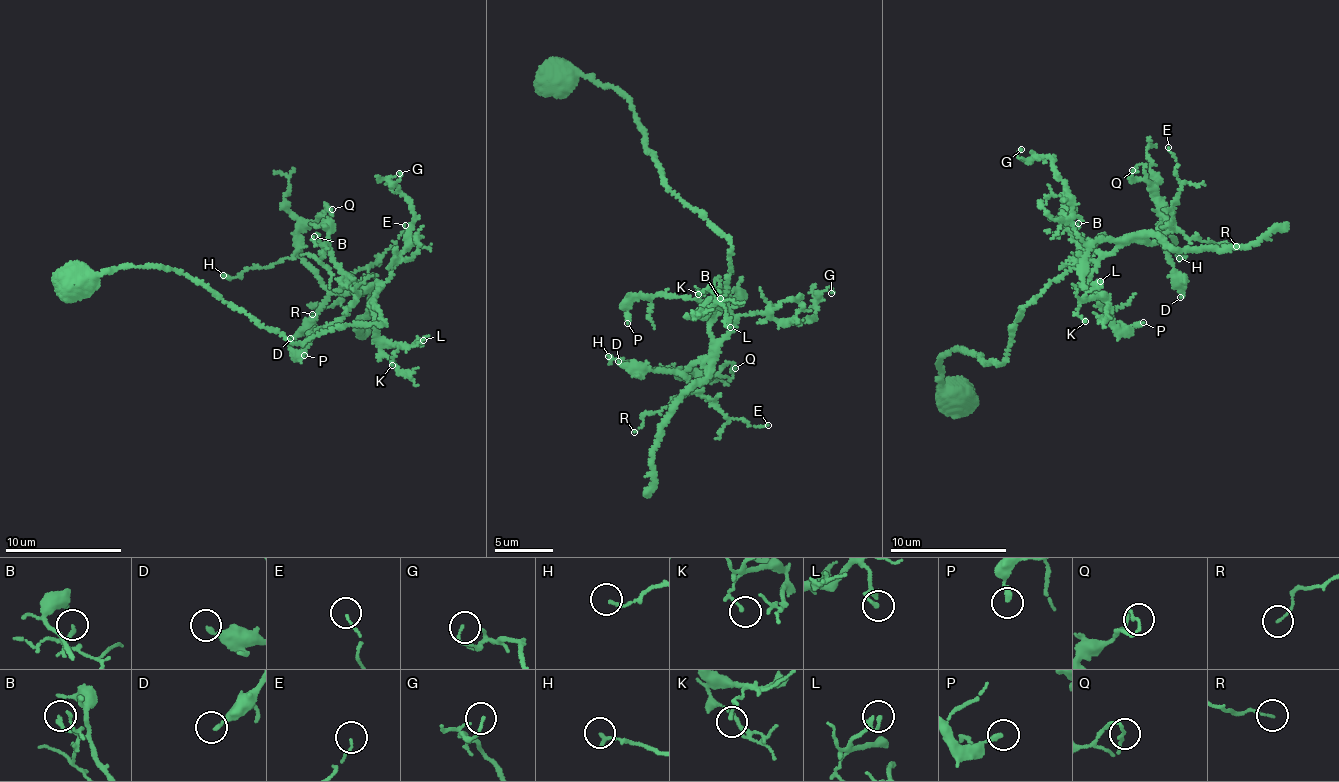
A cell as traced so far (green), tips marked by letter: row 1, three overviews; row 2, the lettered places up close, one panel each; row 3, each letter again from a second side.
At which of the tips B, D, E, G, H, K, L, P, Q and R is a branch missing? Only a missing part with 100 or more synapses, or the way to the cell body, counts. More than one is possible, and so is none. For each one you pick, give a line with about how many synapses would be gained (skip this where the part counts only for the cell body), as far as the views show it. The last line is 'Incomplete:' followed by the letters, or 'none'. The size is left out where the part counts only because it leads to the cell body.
Incomplete: none

